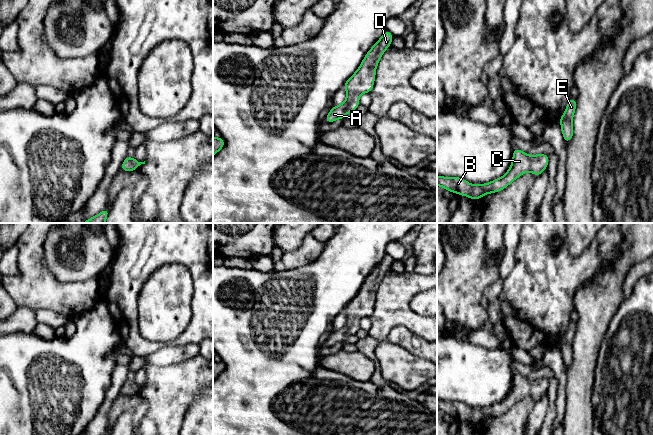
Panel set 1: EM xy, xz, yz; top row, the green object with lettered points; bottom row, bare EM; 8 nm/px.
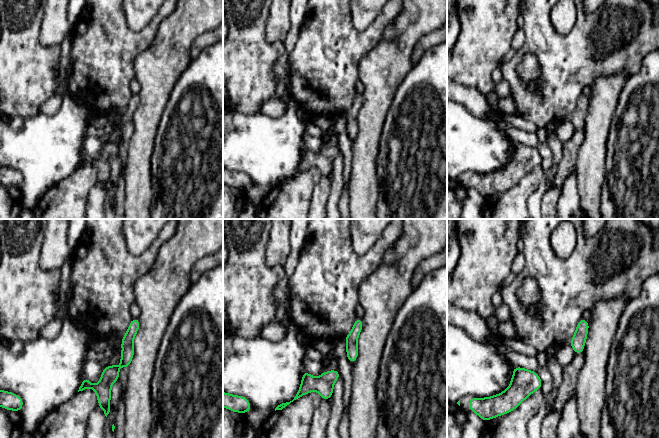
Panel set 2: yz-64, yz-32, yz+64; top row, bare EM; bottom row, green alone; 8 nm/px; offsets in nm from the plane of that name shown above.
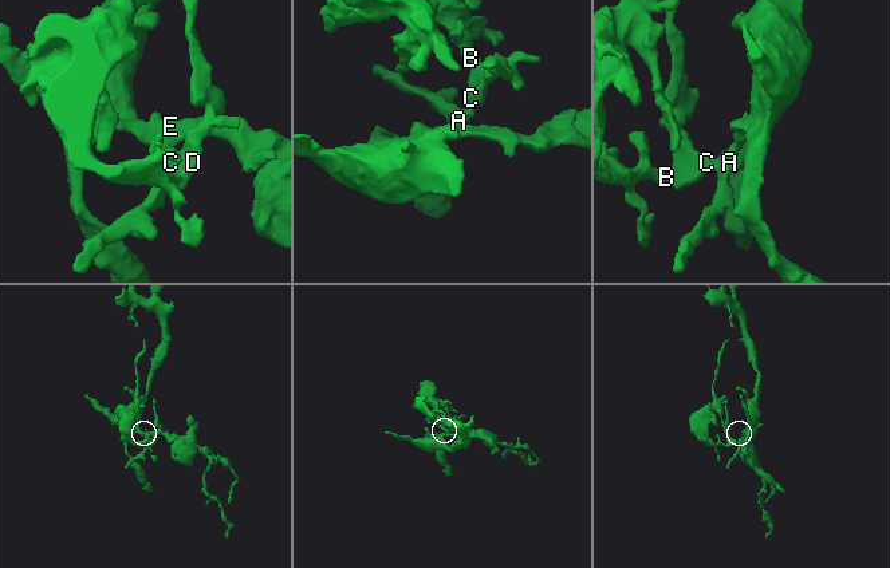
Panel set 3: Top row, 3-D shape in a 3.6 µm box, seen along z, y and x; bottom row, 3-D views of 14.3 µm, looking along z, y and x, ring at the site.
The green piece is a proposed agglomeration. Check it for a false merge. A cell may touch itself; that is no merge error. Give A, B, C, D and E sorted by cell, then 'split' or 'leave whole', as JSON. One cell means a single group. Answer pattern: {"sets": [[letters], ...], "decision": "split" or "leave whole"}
{"sets": [["A", "B", "C", "D", "E"]], "decision": "leave whole"}

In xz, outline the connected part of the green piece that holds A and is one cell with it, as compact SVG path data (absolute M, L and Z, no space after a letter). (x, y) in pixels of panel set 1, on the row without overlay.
M386 254L381 262L366 277L361 289L356 296L345 306L343 312L348 316L346 324L337 330L333 330L326 342L325 347L332 347L337 343L345 343L345 339L356 335L360 329L359 319L372 315L377 288L385 274L391 269L394 259Z

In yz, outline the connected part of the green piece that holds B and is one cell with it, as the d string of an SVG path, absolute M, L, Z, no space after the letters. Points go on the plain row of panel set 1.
M513 373L512 387L505 399L489 407L473 409L460 401L437 400L437 409L461 420L466 419L472 424L477 424L488 417L496 417L505 413L515 403L527 395L531 395L536 401L547 392L548 378L536 378L529 380L527 377Z

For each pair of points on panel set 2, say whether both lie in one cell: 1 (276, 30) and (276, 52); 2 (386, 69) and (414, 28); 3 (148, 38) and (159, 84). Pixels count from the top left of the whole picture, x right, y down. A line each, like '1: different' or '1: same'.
1: different
2: same
3: different

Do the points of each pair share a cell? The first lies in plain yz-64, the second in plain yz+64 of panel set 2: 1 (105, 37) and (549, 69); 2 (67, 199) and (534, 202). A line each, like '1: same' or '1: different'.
1: same
2: different

